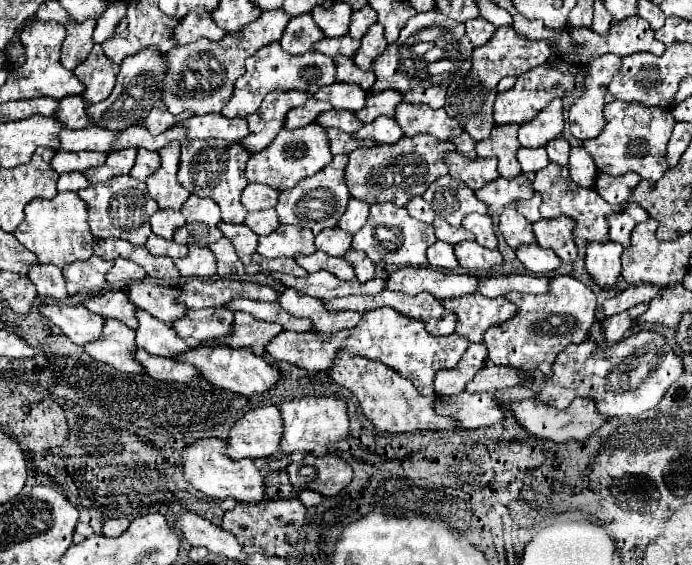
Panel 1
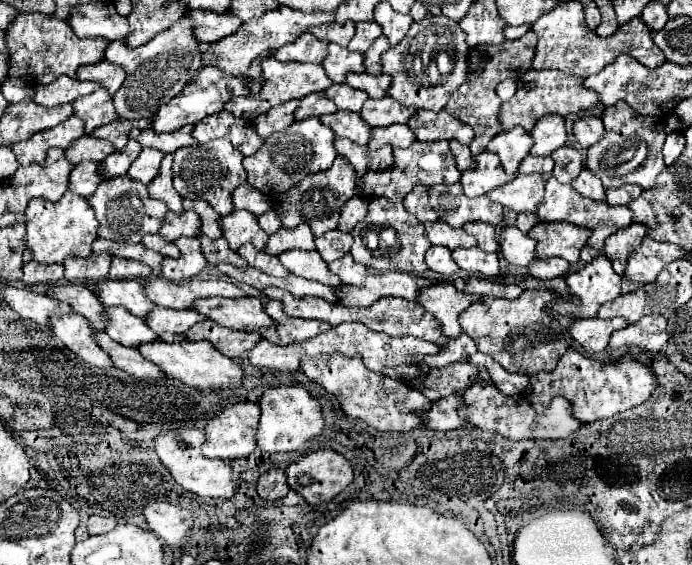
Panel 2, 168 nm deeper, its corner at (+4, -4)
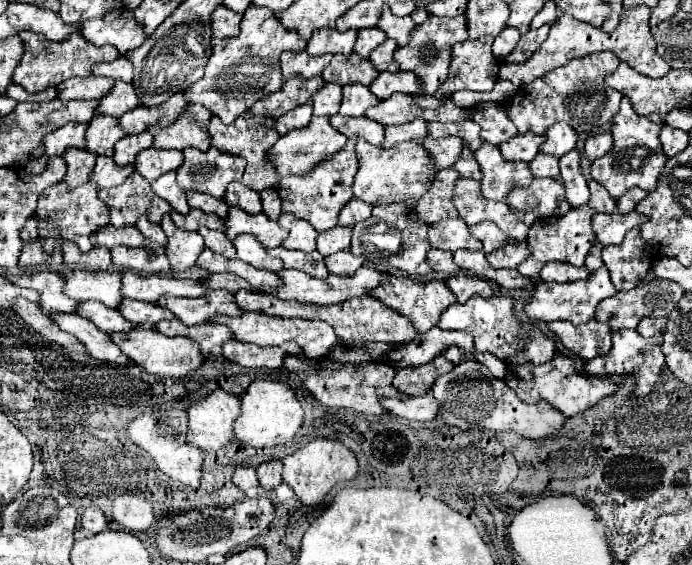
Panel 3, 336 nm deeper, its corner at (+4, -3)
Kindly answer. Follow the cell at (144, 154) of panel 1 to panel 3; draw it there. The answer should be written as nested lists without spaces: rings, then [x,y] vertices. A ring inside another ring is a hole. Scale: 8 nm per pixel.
[[[146,148],[136,156],[136,170],[148,180],[154,182],[158,176],[178,170],[178,166],[184,162],[184,156],[180,150],[160,150],[160,148]]]

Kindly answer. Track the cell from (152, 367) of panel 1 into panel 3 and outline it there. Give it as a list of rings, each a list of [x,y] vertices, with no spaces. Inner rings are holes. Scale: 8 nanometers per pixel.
[[[56,312],[50,316],[64,332],[72,334],[78,338],[78,342],[84,344],[86,352],[98,360],[104,362],[112,362],[118,366],[132,366],[132,362],[118,350],[118,346],[110,340],[110,336],[98,328],[94,328],[94,324],[78,314],[62,314]]]

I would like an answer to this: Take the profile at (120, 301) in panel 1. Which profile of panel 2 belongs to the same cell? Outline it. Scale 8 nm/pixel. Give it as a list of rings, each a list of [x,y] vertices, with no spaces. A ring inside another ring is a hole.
[[[62,285],[62,287],[48,287],[46,291],[50,297],[68,303],[76,313],[84,315],[96,331],[106,331],[106,305],[98,301],[98,295],[84,285]]]

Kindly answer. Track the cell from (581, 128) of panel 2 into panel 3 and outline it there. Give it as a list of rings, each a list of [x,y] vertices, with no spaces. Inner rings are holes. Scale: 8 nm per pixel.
[[[606,132],[606,134],[596,134],[596,136],[590,136],[586,140],[586,146],[584,146],[584,154],[590,162],[594,162],[598,156],[604,156],[612,150],[612,136]]]

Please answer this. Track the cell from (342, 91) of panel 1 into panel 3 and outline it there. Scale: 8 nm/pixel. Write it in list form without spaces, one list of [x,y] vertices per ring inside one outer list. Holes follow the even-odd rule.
[[[346,84],[344,86],[344,100],[340,106],[342,116],[364,116],[364,112],[376,106],[380,100],[362,84]]]

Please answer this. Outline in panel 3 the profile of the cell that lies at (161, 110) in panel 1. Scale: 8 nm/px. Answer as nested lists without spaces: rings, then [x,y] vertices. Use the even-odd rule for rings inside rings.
[[[250,6],[242,18],[240,34],[236,38],[214,42],[212,56],[206,64],[206,74],[186,90],[186,98],[194,104],[202,104],[222,122],[230,124],[254,102],[282,88],[284,78],[280,72],[280,54],[286,50],[300,52],[306,44],[308,42],[302,40],[298,32],[284,28],[270,8]]]

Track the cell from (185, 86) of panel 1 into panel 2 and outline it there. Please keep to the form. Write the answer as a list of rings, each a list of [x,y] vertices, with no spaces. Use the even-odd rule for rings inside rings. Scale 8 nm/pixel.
[[[280,5],[280,9],[274,9],[260,19],[242,23],[242,27],[236,33],[232,33],[230,37],[224,37],[222,41],[212,43],[210,49],[202,53],[202,65],[218,65],[218,69],[222,69],[224,73],[244,75],[248,71],[250,63],[262,51],[278,49],[286,43],[292,43],[296,37],[306,33],[310,25],[320,25],[320,23],[328,23],[328,21],[334,21],[334,13],[302,13],[302,11],[294,11],[286,5]]]

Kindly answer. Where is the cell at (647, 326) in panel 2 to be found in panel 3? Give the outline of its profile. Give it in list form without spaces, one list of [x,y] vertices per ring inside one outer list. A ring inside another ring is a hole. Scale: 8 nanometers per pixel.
[[[618,330],[616,334],[612,334],[612,350],[604,356],[598,356],[586,362],[582,368],[582,374],[584,376],[632,376],[636,382],[634,398],[640,398],[650,394],[650,390],[654,388],[654,382],[658,380],[664,368],[666,366],[664,366],[662,350],[658,346],[654,348],[654,340],[640,336],[636,330]]]

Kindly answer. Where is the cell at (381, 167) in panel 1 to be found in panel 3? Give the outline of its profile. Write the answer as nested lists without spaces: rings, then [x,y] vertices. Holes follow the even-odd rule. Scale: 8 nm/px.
[[[426,136],[420,142],[430,152],[432,160],[434,160],[434,166],[438,170],[452,168],[454,162],[458,160],[460,152],[462,152],[462,138],[458,138],[458,136],[446,136],[446,138],[440,138],[440,140],[434,140],[434,138]]]

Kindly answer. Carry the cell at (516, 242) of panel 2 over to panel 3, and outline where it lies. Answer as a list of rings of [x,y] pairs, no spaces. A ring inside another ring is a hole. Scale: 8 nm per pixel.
[[[520,242],[518,246],[508,244],[508,246],[492,252],[492,254],[486,254],[486,258],[488,258],[492,268],[518,268],[518,264],[522,260],[526,260],[528,254],[530,252],[528,252],[526,242]]]

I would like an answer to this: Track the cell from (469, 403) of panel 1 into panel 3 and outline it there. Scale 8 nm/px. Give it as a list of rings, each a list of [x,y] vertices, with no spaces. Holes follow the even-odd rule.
[[[432,394],[426,396],[416,396],[416,398],[386,398],[382,400],[382,406],[396,416],[408,418],[408,420],[434,420],[438,416],[438,402],[434,400]]]

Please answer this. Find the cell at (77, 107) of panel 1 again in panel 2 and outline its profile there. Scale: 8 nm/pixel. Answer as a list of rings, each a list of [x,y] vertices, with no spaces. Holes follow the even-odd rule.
[[[102,87],[98,91],[74,101],[72,107],[74,107],[74,115],[84,121],[86,135],[92,129],[96,129],[100,125],[106,125],[106,123],[116,119],[116,111],[114,111],[112,99],[108,97],[106,89],[102,89]]]

